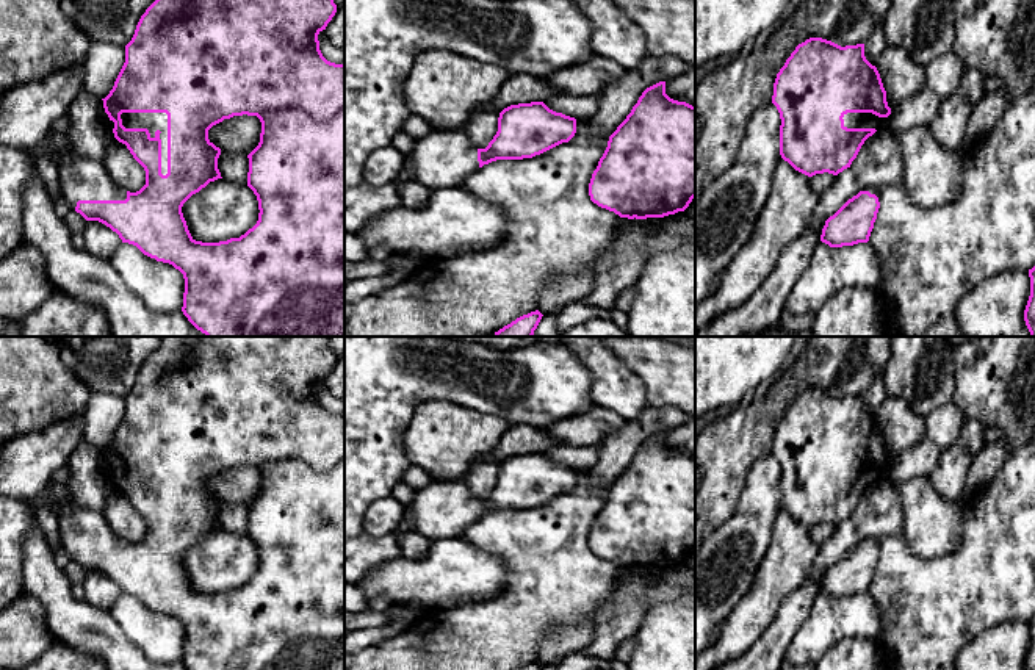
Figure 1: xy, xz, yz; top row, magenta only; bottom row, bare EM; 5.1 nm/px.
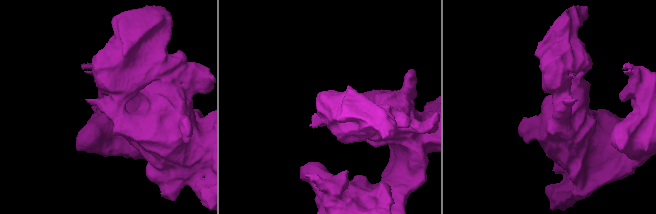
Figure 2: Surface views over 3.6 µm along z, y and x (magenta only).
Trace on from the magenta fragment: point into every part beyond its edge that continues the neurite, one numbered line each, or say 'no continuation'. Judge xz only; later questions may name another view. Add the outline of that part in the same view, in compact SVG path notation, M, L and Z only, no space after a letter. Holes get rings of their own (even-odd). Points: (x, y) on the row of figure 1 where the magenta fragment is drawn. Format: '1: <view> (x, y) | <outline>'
1: xz (442, 158) | M432 130L417 139L410 155L413 178L431 191L459 188L471 172L479 169L478 147L462 130Z

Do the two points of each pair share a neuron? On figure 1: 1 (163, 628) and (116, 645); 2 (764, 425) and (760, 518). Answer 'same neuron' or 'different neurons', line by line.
1: different neurons
2: different neurons

